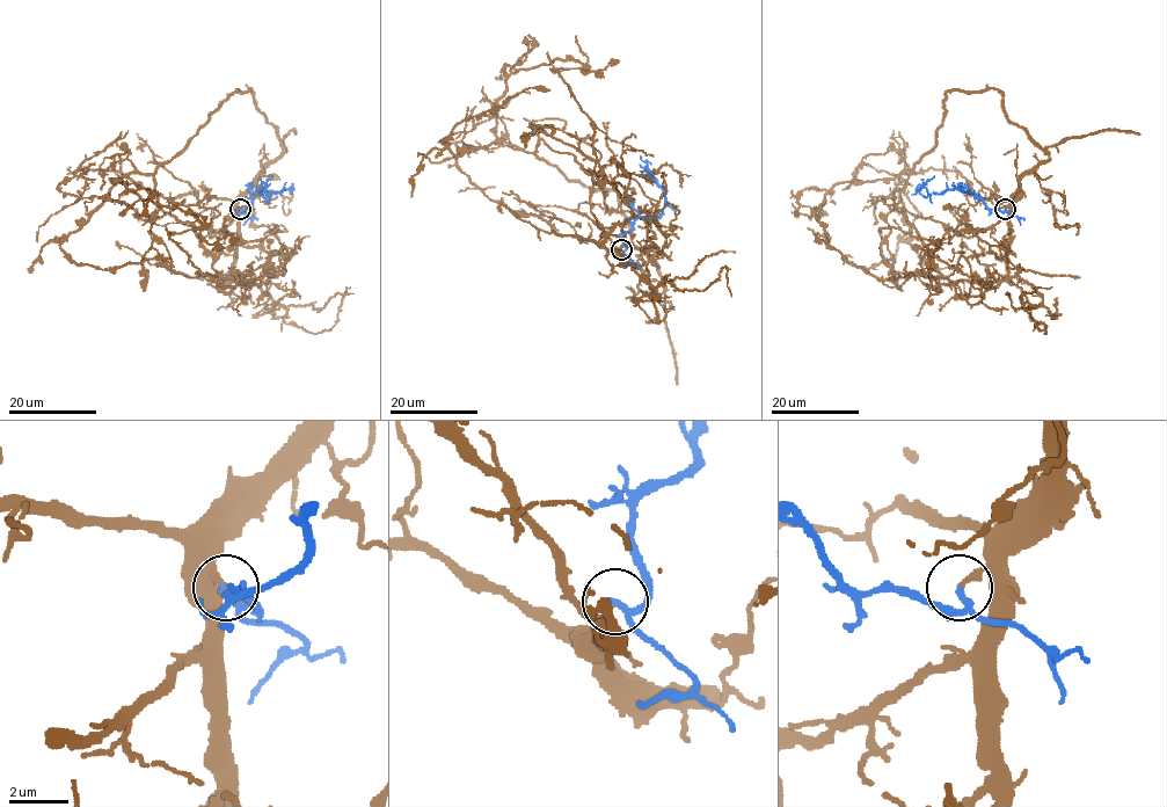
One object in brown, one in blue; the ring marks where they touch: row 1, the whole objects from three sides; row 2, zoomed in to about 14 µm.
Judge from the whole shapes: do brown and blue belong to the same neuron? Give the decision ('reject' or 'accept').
accept

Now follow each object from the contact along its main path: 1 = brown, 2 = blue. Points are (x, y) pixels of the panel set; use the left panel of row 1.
1: (240, 209), (228, 286), (250, 281), (212, 267), (152, 174), (118, 180), (60, 245), (101, 269), (168, 259)
2: (240, 209), (245, 212), (256, 193), (283, 189), (268, 196), (264, 187), (260, 193), (271, 203)

